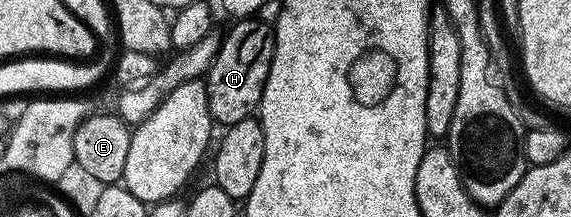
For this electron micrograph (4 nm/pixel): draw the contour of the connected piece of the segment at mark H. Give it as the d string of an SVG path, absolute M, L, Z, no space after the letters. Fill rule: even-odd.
M242 18L225 37L221 37L218 52L210 63L210 71L206 73L206 93L208 94L208 110L211 121L215 125L229 126L249 120L257 113L262 102L264 86L268 78L268 70L274 57L273 27L260 18Z

